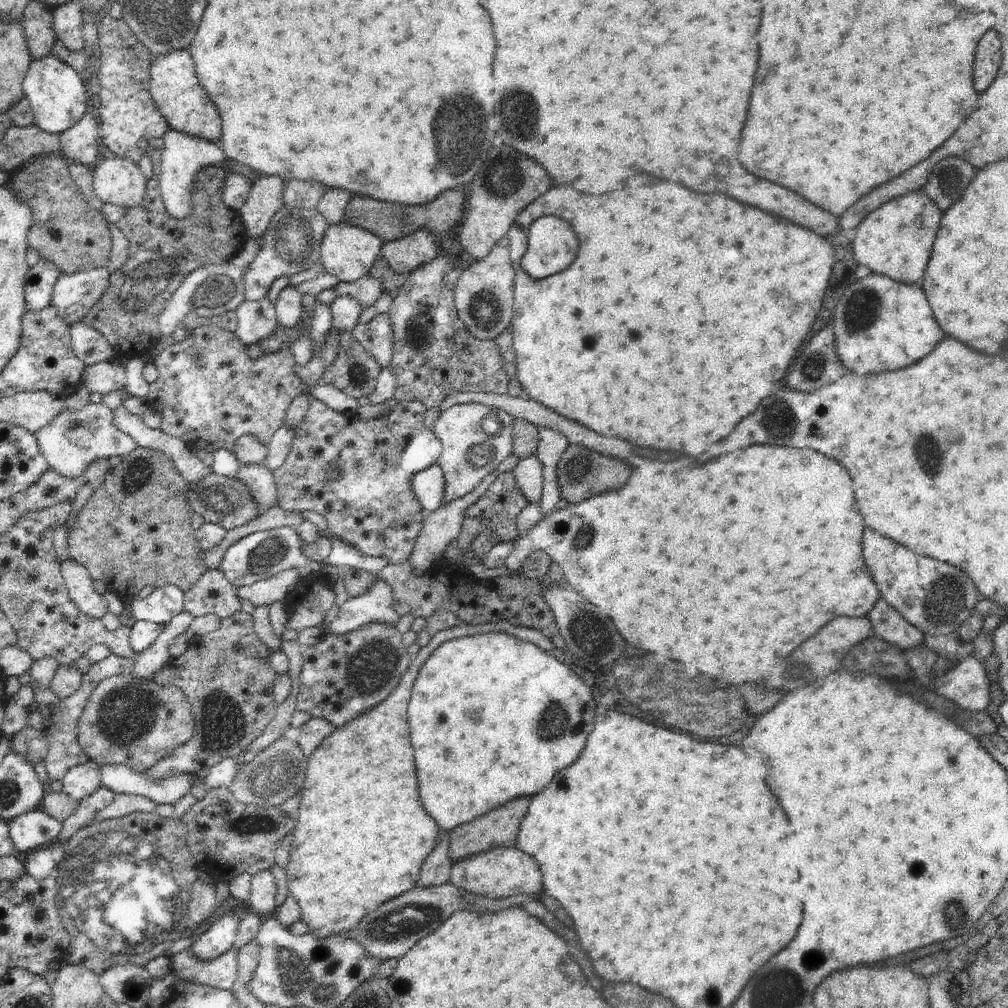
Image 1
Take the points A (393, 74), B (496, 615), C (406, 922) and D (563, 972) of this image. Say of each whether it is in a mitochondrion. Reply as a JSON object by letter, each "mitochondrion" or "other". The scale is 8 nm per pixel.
{"A":"other","B":"other","C":"mitochondrion","D":"mitochondrion"}

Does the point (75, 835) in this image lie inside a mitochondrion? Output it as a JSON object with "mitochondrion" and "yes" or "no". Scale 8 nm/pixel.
{"mitochondrion":"yes"}

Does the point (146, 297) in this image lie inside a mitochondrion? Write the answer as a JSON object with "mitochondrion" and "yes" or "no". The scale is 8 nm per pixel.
{"mitochondrion":"yes"}

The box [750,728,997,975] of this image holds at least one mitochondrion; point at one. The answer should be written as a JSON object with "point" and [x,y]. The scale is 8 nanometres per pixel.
{"point":[955,911]}

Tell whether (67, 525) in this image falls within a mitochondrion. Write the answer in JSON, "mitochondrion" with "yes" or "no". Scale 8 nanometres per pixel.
{"mitochondrion":"no"}

